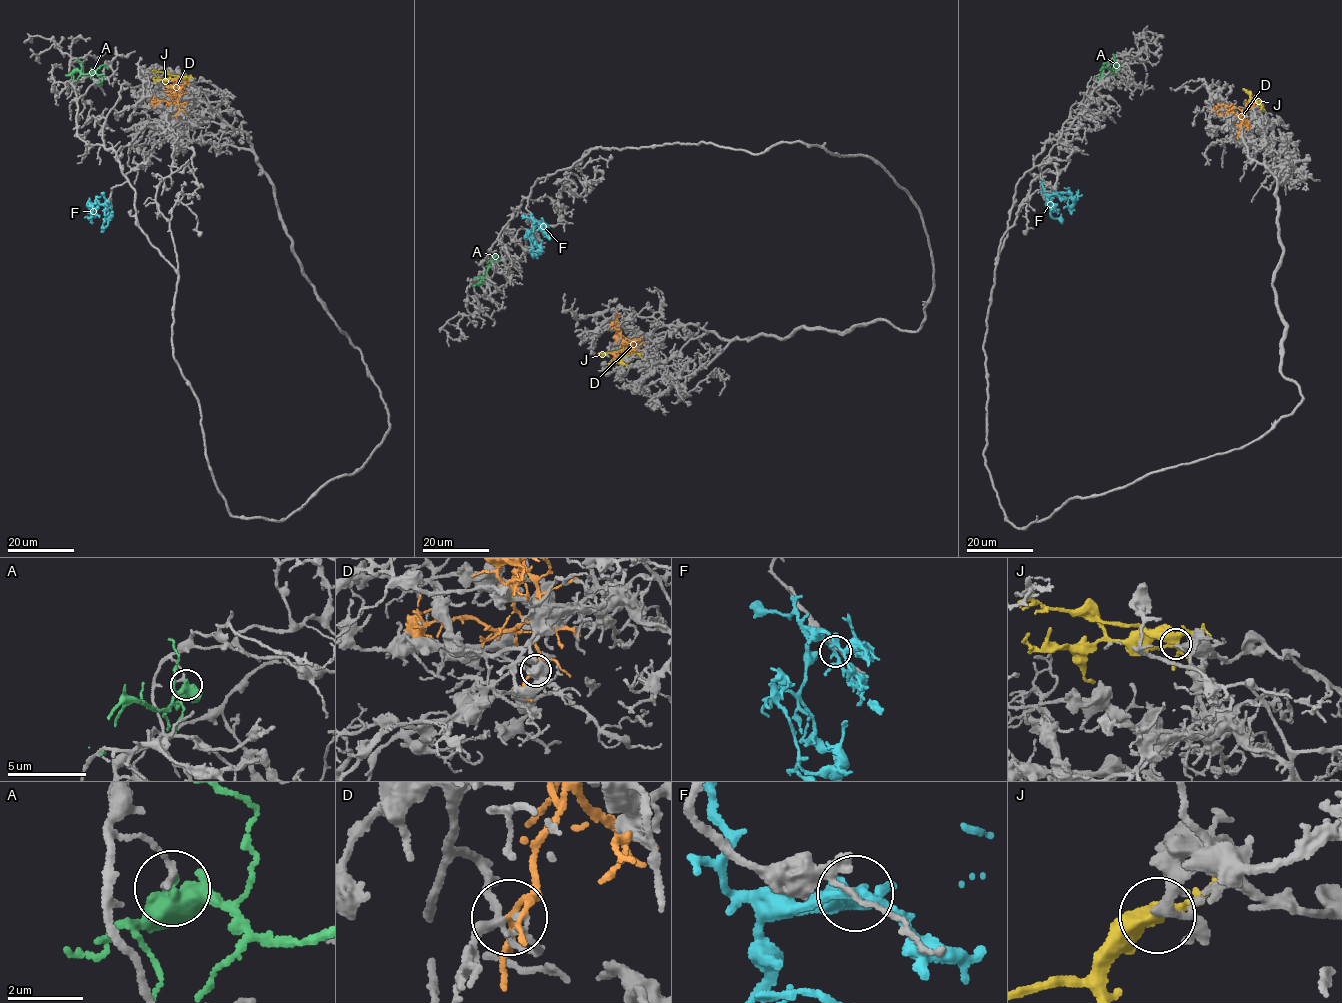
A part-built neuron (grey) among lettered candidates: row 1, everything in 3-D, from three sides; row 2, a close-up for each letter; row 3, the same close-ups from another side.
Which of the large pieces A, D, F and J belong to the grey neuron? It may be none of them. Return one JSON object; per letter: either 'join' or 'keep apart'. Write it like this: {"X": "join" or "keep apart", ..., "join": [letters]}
{"A": "keep apart", "D": "keep apart", "F": "keep apart", "J": "join", "join": ["J"]}

